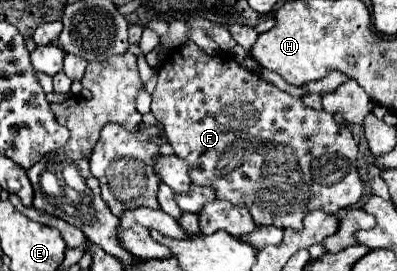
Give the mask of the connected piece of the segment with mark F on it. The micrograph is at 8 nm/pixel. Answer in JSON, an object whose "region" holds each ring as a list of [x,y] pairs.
{"region":[[[189,42],[181,48],[177,48],[177,52],[173,52],[165,62],[163,66],[159,68],[159,78],[157,78],[157,88],[153,92],[153,104],[151,104],[151,114],[157,118],[159,124],[163,124],[163,130],[165,130],[165,136],[169,140],[169,144],[173,146],[175,154],[179,158],[185,158],[189,162],[189,176],[193,180],[193,184],[199,184],[199,186],[211,186],[217,194],[219,200],[229,200],[237,206],[245,206],[249,208],[255,224],[271,224],[271,226],[279,226],[279,228],[299,228],[303,224],[303,218],[307,212],[311,210],[317,210],[317,208],[325,208],[325,212],[337,212],[341,208],[349,208],[353,204],[359,202],[359,198],[363,196],[365,192],[365,182],[361,180],[359,176],[359,170],[357,170],[357,144],[351,136],[351,132],[347,130],[347,126],[339,126],[333,122],[331,114],[325,112],[325,110],[315,110],[315,108],[309,108],[303,104],[301,98],[295,98],[295,96],[289,96],[285,92],[281,92],[279,88],[275,88],[273,84],[261,80],[255,72],[249,72],[245,68],[241,68],[233,58],[229,58],[227,54],[219,54],[219,56],[213,56],[209,58],[197,44]]]}

